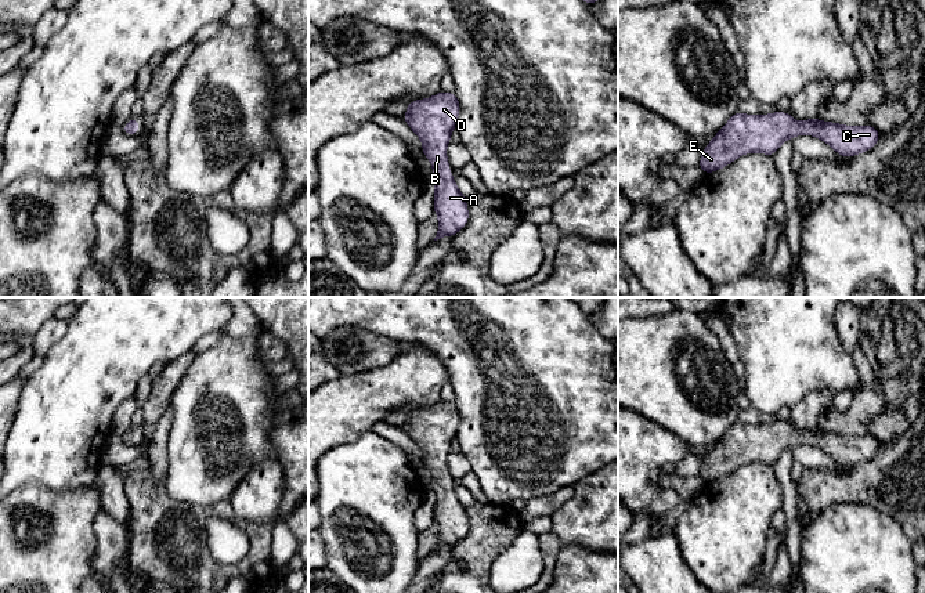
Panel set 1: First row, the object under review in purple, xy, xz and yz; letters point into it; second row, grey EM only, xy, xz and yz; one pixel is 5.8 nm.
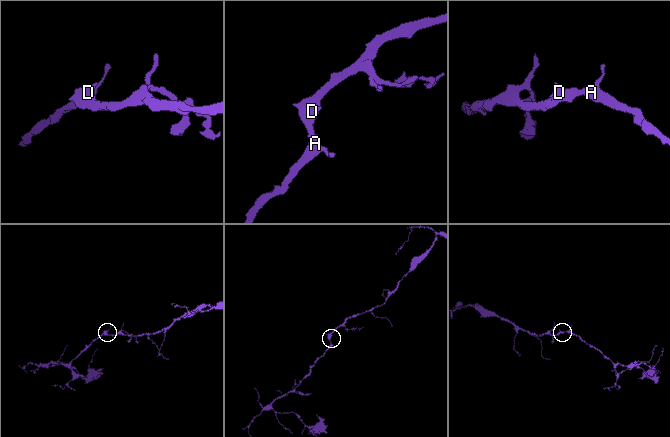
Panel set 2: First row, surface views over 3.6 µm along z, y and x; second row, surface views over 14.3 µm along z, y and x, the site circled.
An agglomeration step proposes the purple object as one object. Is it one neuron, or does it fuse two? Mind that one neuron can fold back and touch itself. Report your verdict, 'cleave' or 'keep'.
keep

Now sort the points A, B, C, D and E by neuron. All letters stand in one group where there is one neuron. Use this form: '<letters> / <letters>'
A B C D E

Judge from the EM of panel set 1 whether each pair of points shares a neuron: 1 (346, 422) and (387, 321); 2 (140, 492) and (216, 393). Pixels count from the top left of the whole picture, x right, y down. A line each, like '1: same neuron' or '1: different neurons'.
1: different neurons
2: different neurons

